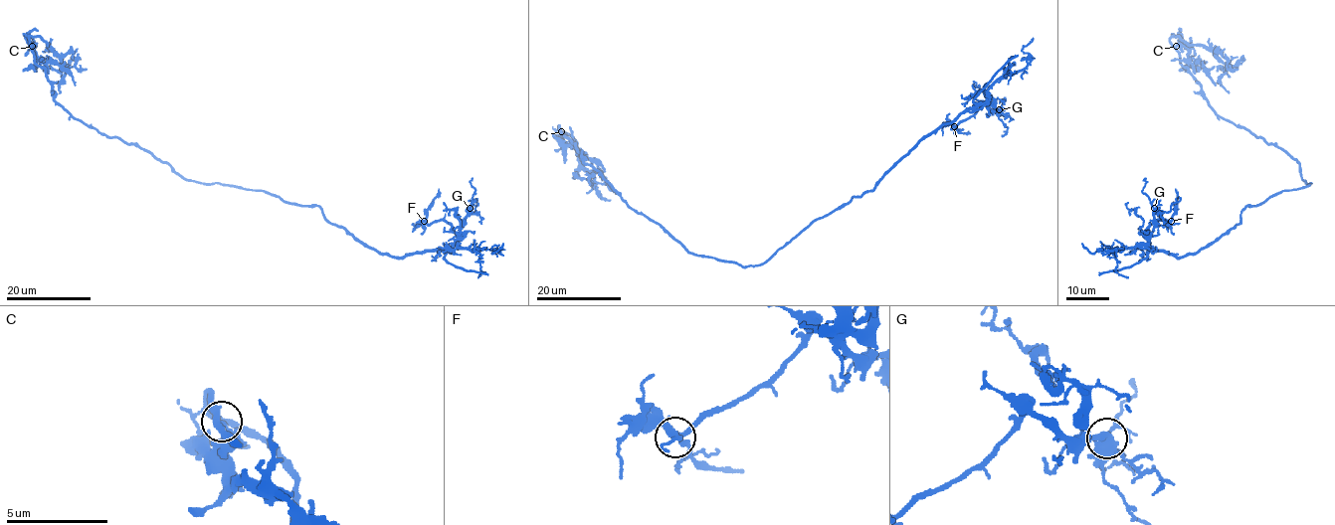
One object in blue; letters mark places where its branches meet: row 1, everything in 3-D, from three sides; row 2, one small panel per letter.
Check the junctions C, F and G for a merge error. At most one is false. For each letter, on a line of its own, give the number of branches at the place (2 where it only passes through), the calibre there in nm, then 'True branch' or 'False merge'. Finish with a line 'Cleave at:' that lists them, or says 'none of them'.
C: Branches: 3. Thickness 240 nm. False merge
F: Branches: 3. Thickness 240 nm. True branch
G: Branches: 3. Thickness 360 nm. True branch
Cleave at: C

